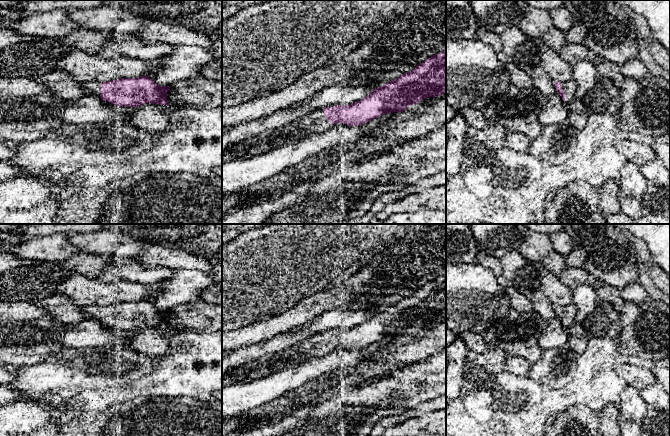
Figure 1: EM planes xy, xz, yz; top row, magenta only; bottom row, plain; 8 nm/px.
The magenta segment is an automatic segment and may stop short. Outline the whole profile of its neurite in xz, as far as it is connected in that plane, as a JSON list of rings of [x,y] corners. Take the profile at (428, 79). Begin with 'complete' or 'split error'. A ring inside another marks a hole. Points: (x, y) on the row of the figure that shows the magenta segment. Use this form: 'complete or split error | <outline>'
split error | [[[446,50],[427,58],[410,72],[401,74],[384,86],[373,89],[369,95],[358,102],[344,106],[335,105],[318,110],[266,135],[266,137],[270,144],[277,141],[278,146],[282,146],[294,142],[289,139],[291,136],[295,136],[296,140],[303,139],[312,133],[328,130],[338,123],[349,126],[363,125],[368,121],[379,118],[383,114],[403,112],[408,106],[417,104],[425,98],[436,97],[444,93],[446,93]]]

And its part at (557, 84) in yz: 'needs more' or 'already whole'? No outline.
needs more

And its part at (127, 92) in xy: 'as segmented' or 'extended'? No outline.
extended

